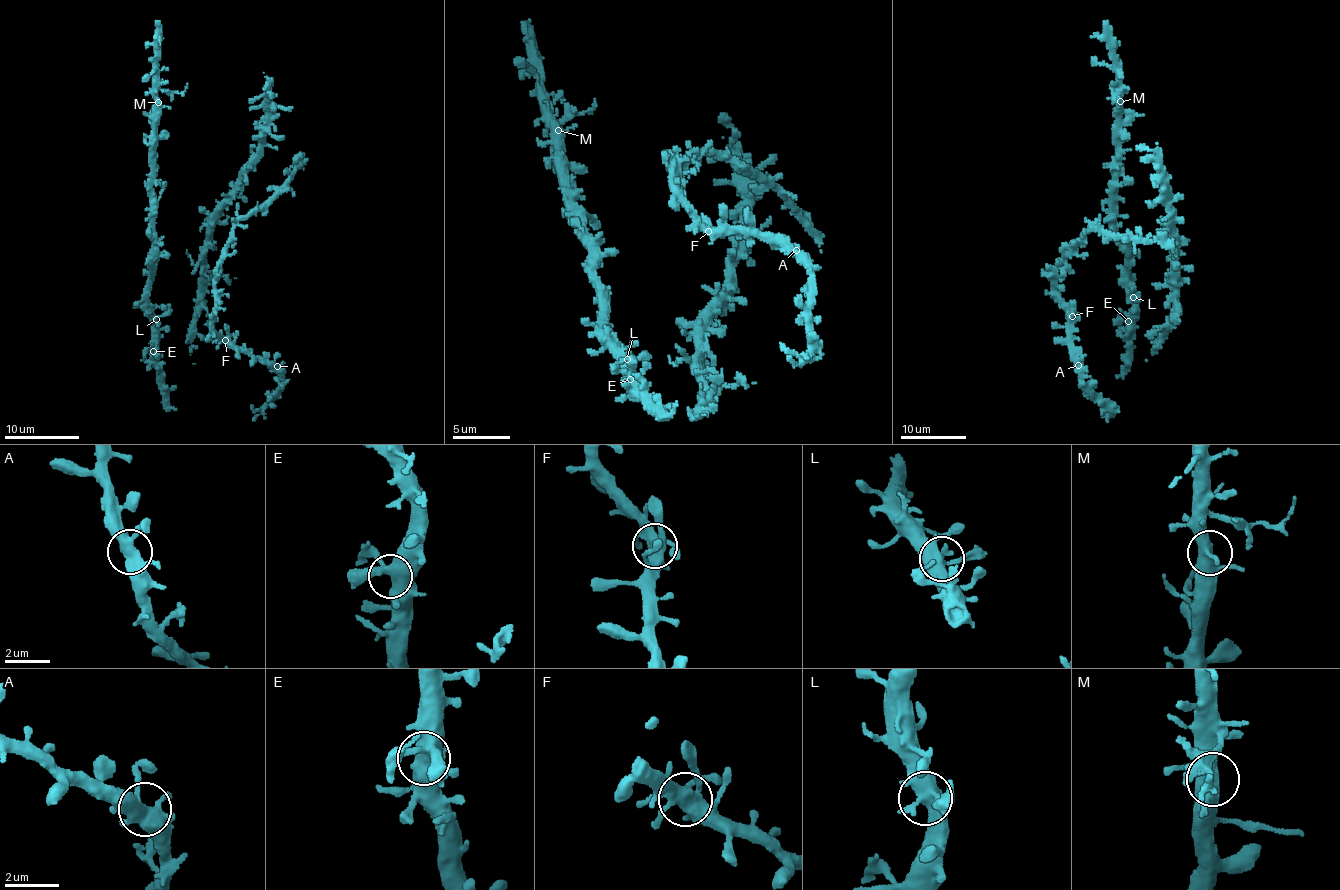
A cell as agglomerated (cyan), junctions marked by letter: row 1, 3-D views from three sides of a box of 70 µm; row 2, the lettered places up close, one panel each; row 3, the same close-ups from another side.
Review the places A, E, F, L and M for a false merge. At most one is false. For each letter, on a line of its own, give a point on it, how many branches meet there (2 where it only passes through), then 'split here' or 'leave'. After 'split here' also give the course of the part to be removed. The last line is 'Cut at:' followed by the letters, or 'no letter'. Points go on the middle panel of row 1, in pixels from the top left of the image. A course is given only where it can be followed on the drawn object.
A: (796, 250) | 5 | leave
E: (630, 379) | 5 | leave
F: (708, 231) | 6 | leave
L: (627, 359) | 3 | leave
M: (558, 130) | 4 | leave
Cut at: no letter

